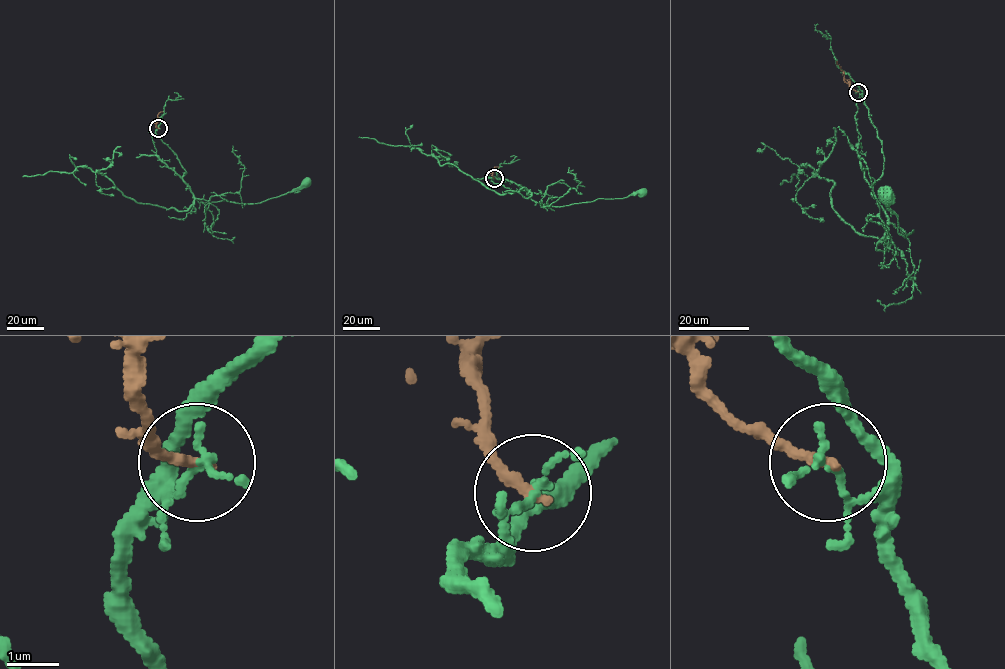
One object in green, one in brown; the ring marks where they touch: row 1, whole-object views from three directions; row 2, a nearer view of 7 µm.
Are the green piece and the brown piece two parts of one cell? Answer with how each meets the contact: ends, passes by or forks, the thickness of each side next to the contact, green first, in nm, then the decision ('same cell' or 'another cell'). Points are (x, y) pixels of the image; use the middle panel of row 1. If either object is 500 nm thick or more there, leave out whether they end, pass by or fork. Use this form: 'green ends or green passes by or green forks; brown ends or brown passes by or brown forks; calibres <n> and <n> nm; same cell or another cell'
green passes by; brown ends; calibres 130 and 220 nm; another cell

